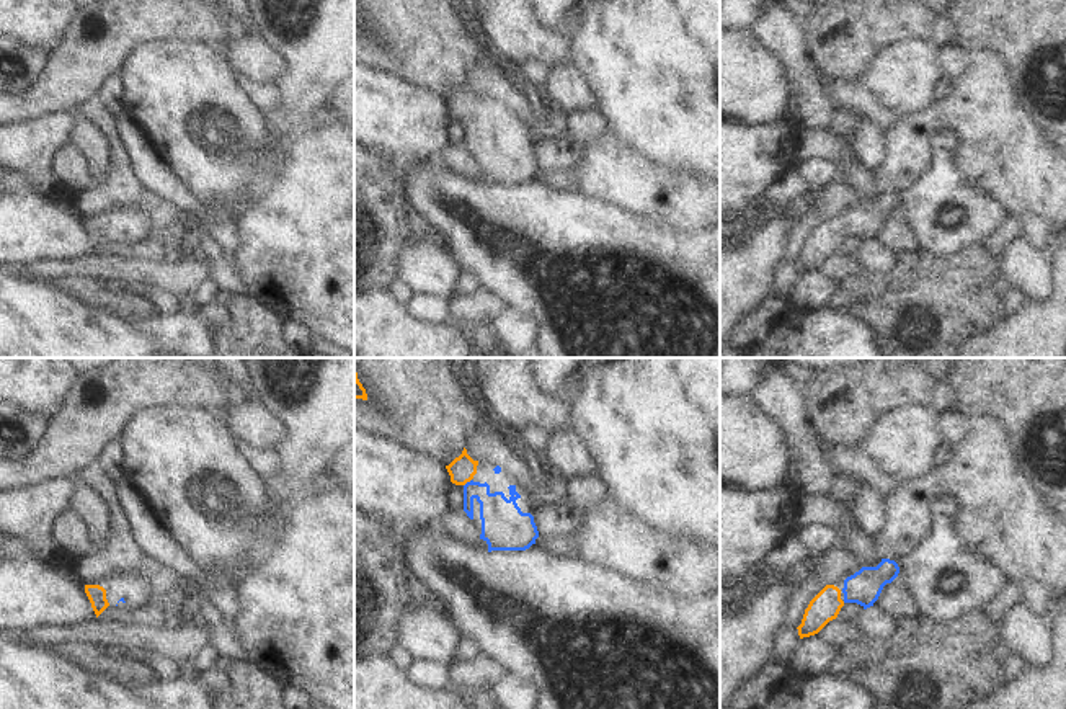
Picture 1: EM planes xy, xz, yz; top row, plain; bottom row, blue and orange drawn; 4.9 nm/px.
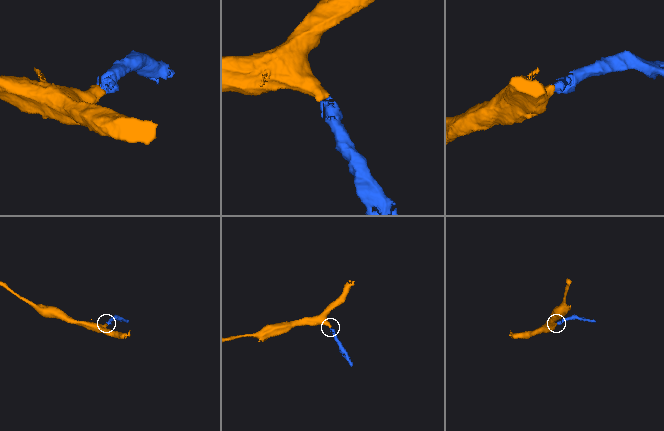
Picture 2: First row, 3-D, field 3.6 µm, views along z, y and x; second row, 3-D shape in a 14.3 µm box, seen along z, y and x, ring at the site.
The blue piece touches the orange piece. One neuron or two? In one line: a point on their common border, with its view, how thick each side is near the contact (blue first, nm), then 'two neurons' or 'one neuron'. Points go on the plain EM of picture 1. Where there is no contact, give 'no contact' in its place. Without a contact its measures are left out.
meets blue in xz at (467, 116); 200 nm thick on the blue side, 130 nm on the other; one neuron

